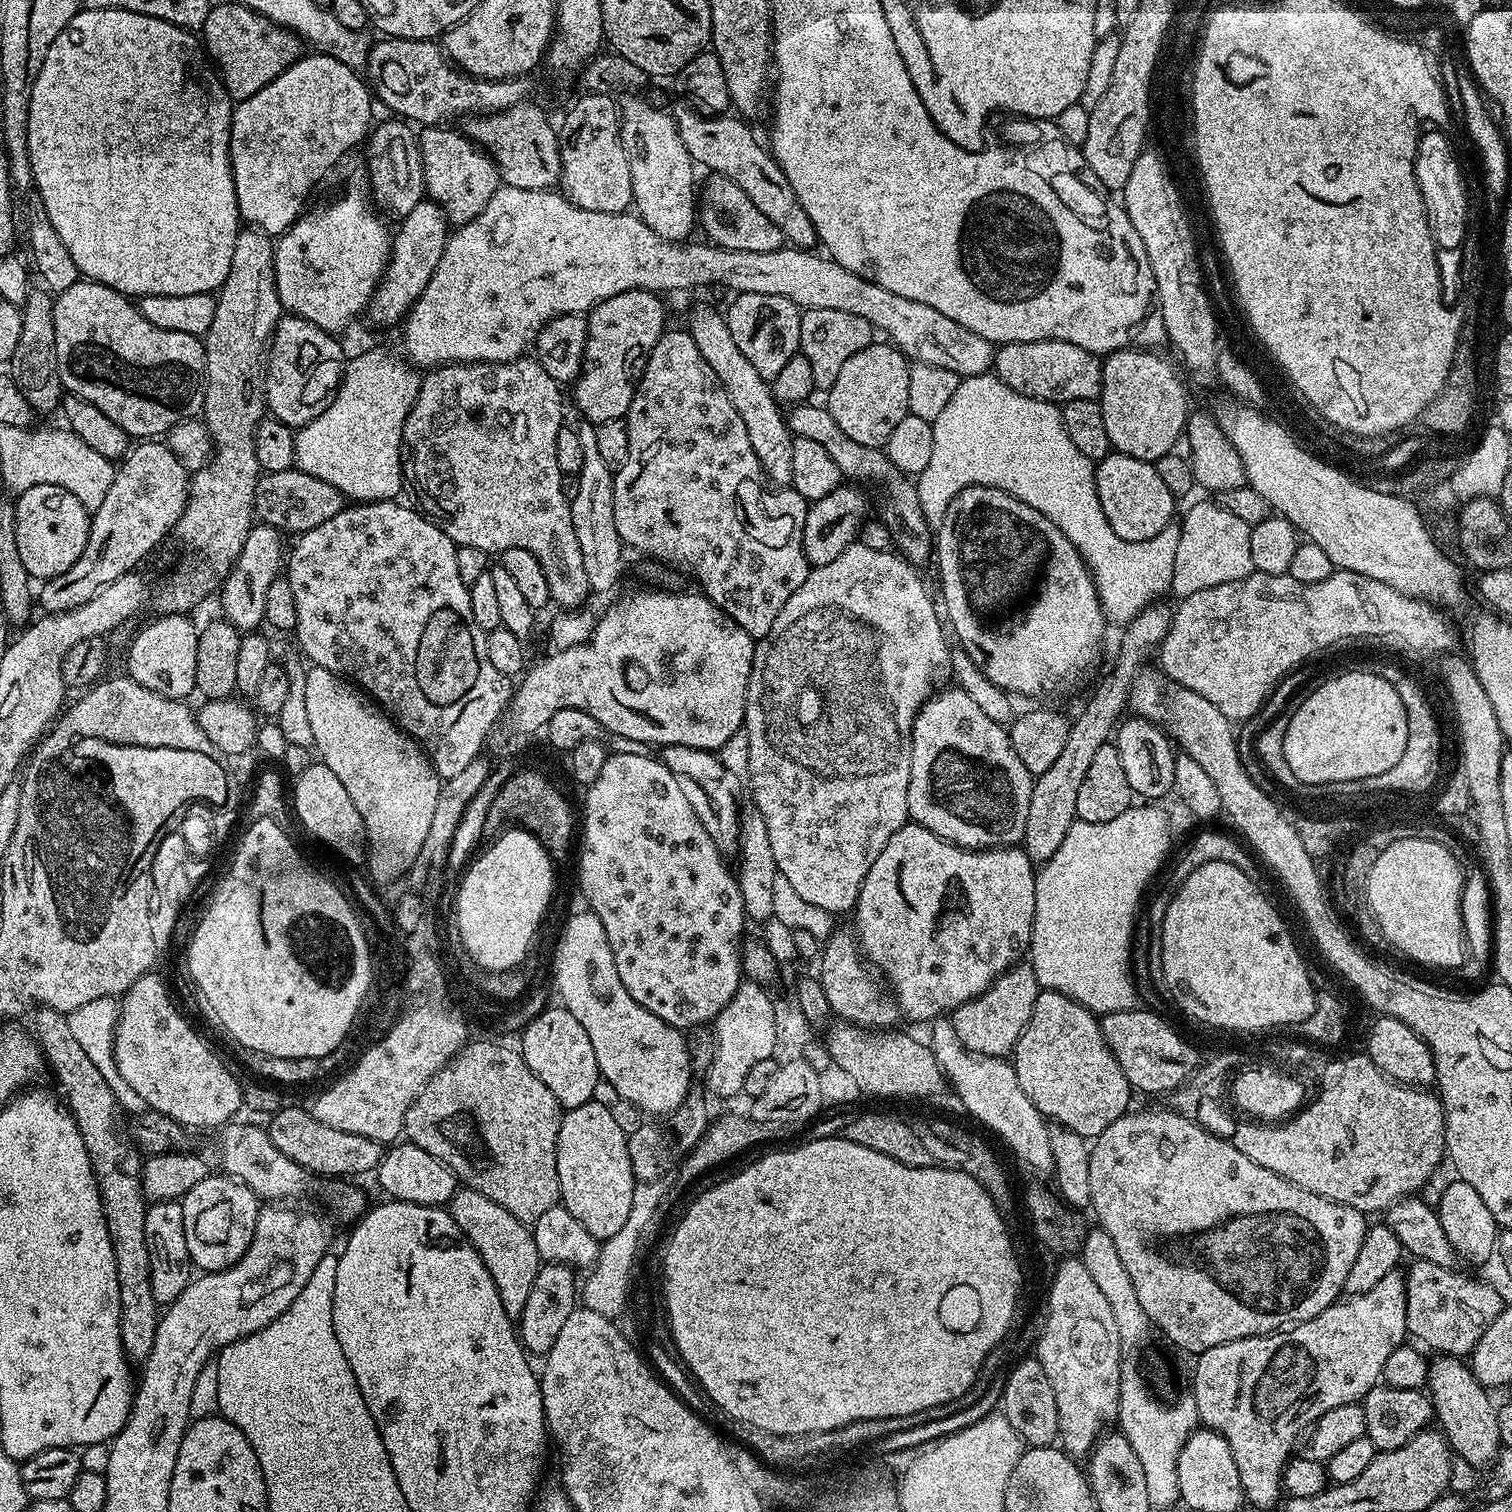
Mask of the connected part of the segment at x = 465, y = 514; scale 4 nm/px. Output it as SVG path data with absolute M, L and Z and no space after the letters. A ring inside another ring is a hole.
M521 358L518 360L507 360L506 362L494 362L493 364L486 364L477 362L475 364L442 364L431 370L423 373L420 381L420 389L416 395L414 406L410 410L410 414L404 423L404 443L403 447L406 449L406 459L403 461L404 475L410 488L416 491L416 496L420 499L419 507L422 509L425 516L437 524L444 533L450 537L457 546L478 546L478 550L489 554L499 554L510 550L511 548L521 548L522 550L530 550L530 554L534 554L534 558L538 558L538 562L542 562L542 570L546 570L546 582L550 585L550 601L555 607L560 610L575 610L585 603L584 600L590 596L592 587L586 578L586 566L582 562L582 550L578 550L578 537L574 534L574 522L572 521L572 506L569 500L562 494L562 473L558 466L558 457L554 455L554 442L558 442L558 430L565 427L566 420L564 420L564 404L560 401L561 385L554 378L550 378L550 374L546 374L546 370L542 370L542 366L534 358Z

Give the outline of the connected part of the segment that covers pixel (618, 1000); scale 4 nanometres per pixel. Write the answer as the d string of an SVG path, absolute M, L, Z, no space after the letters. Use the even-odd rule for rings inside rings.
M590 910L583 911L574 913L565 922L564 929L561 930L560 937L556 940L556 953L552 956L552 980L556 983L557 994L560 995L559 1003L570 1014L574 1014L574 1018L578 1018L580 1025L586 1029L586 1034L590 1037L590 1042L594 1045L594 1058L598 1058L600 1074L606 1081L606 1084L609 1084L626 1103L633 1104L634 1107L641 1108L644 1112L653 1112L651 1114L653 1117L663 1118L678 1106L682 1106L682 1102L688 1097L689 1090L694 1087L694 1080L692 1080L692 1076L694 1077L694 1069L692 1066L692 1054L689 1041L681 1029L674 1027L673 1024L667 1024L665 1020L658 1018L654 1014L650 1014L650 1010L646 1010L641 1004L634 1002L634 998L630 998L626 986L622 986L622 978L618 978L618 966L614 966L614 950L610 950L610 942L606 938L606 929L603 928L598 914L594 914Z

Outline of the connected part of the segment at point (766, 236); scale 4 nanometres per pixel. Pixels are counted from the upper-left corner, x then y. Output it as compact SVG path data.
M715 174L707 177L704 189L701 187L698 192L702 203L698 208L698 224L709 241L717 248L729 248L730 250L755 250L757 254L766 254L770 250L778 250L785 247L786 241L782 230L746 198L746 193L730 182L730 178L717 176Z

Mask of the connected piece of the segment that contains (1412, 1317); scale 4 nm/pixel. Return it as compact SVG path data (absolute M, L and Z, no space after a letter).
M1419 1259L1413 1264L1413 1268L1406 1272L1406 1322L1409 1333L1413 1337L1416 1335L1421 1345L1429 1344L1437 1348L1437 1353L1467 1357L1482 1334L1486 1334L1490 1322L1498 1318L1506 1303L1505 1297L1500 1297L1498 1289L1480 1280L1471 1280L1459 1270Z

